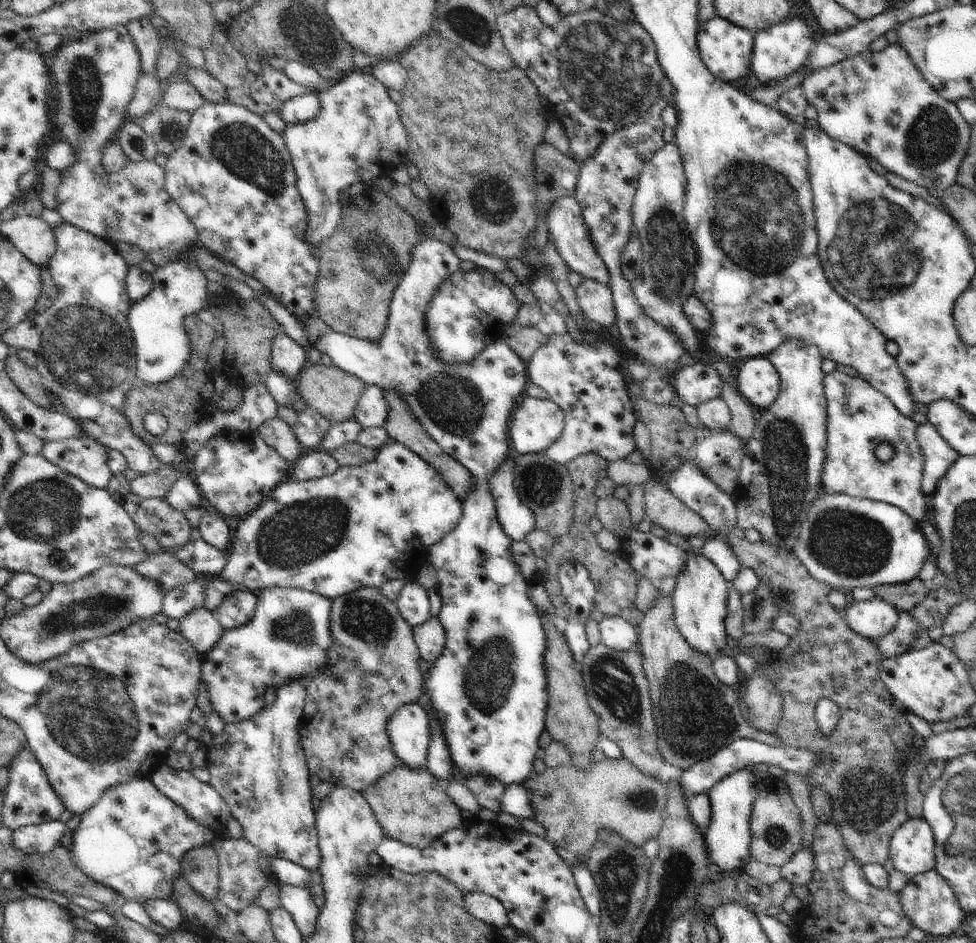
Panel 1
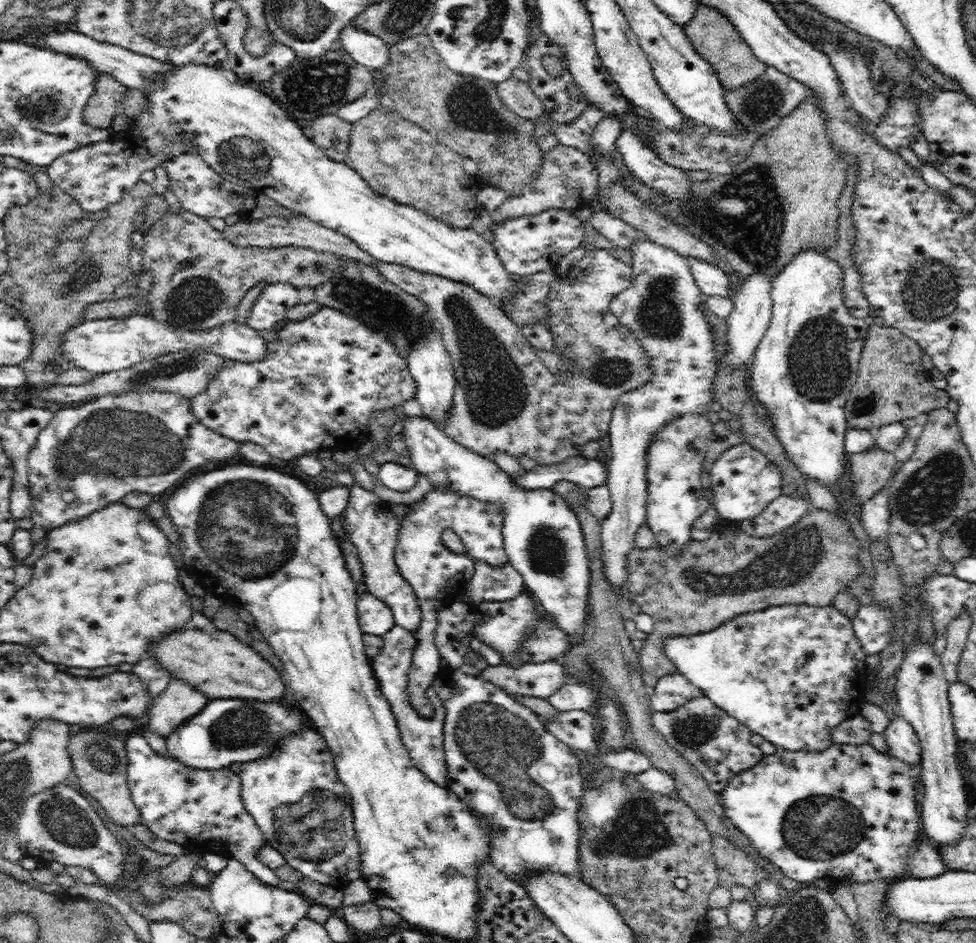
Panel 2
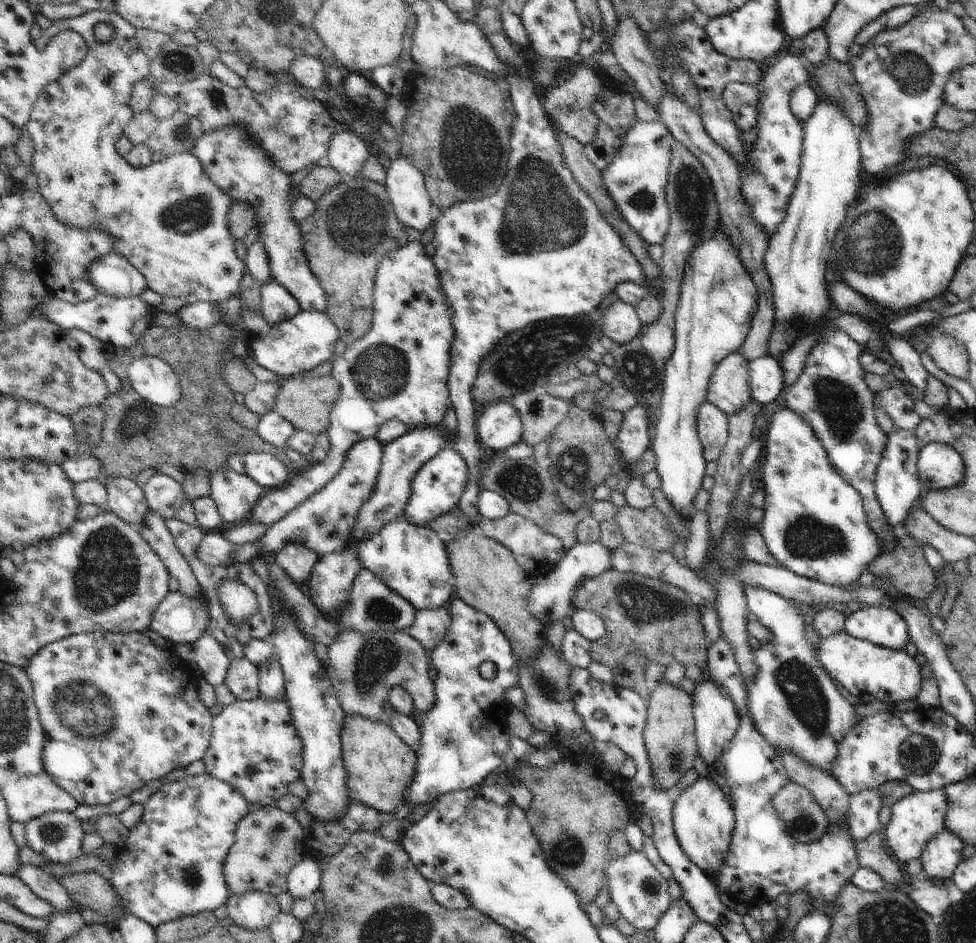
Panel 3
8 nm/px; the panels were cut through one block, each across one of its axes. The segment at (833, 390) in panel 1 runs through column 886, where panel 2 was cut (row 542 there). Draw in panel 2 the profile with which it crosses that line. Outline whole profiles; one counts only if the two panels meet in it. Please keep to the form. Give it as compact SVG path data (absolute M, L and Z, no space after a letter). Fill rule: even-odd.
M433 486L432 490L418 503L405 505L408 513L400 519L400 534L394 550L394 560L402 577L412 585L418 605L422 611L420 628L414 632L416 648L409 670L408 696L410 705L422 718L433 718L435 711L426 690L432 687L434 677L443 671L440 667L440 651L434 638L438 624L438 610L450 602L459 600L467 582L474 574L474 564L481 560L492 567L508 562L502 540L504 511L492 503L484 503L473 496L462 496L443 486ZM452 530L465 544L465 553L454 553L442 543L442 531Z

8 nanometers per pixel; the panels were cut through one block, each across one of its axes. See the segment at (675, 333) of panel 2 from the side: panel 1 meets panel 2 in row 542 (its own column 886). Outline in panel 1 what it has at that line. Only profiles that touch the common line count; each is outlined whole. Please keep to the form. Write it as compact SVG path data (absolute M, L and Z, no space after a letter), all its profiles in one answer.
M880 597L870 600L851 600L846 610L849 627L864 638L880 640L896 626L899 612L889 602Z

